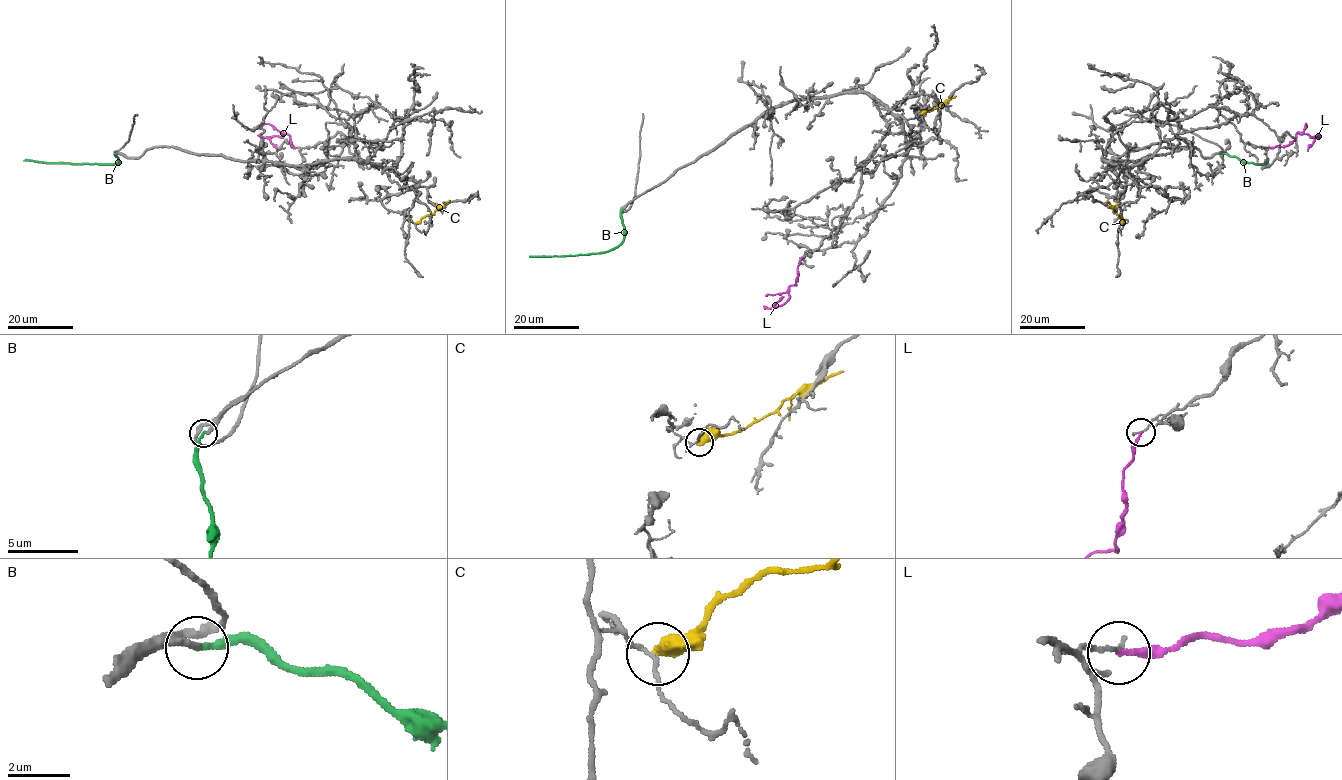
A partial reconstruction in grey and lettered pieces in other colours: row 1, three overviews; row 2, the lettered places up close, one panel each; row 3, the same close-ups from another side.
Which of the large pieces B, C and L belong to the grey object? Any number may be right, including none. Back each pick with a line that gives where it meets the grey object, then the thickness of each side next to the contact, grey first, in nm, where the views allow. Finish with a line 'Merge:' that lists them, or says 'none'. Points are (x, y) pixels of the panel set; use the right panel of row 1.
B: (1220, 154) | 190/220 nm
Merge: B

